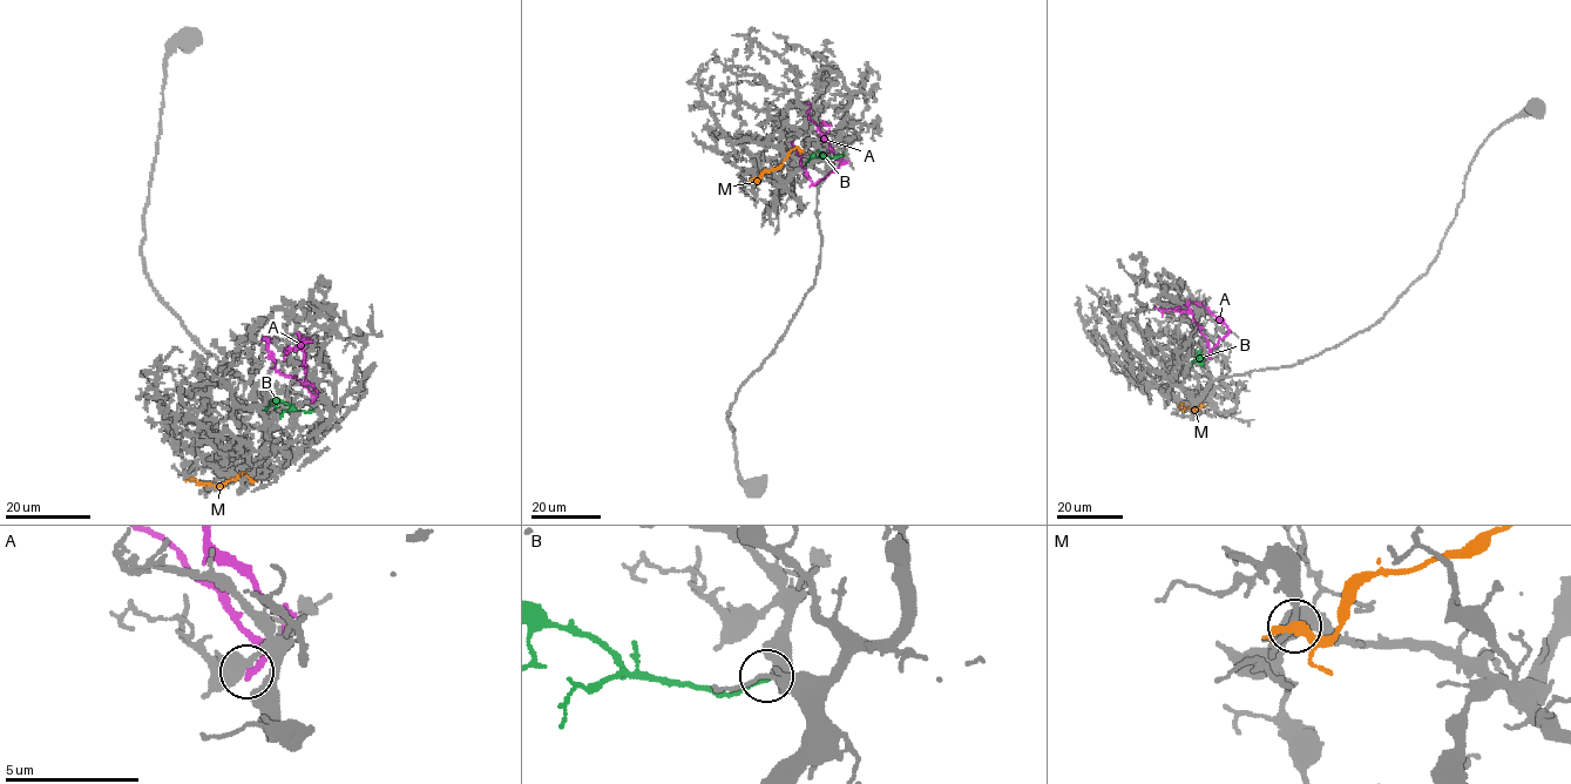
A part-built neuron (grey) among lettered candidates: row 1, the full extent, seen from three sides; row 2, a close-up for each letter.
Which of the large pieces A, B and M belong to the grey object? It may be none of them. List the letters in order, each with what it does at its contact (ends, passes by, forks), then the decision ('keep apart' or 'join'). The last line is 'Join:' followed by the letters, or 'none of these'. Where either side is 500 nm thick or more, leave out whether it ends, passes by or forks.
A: it ends | keep apart
B: it ends | join
M: it forks | keep apart
Join: B

